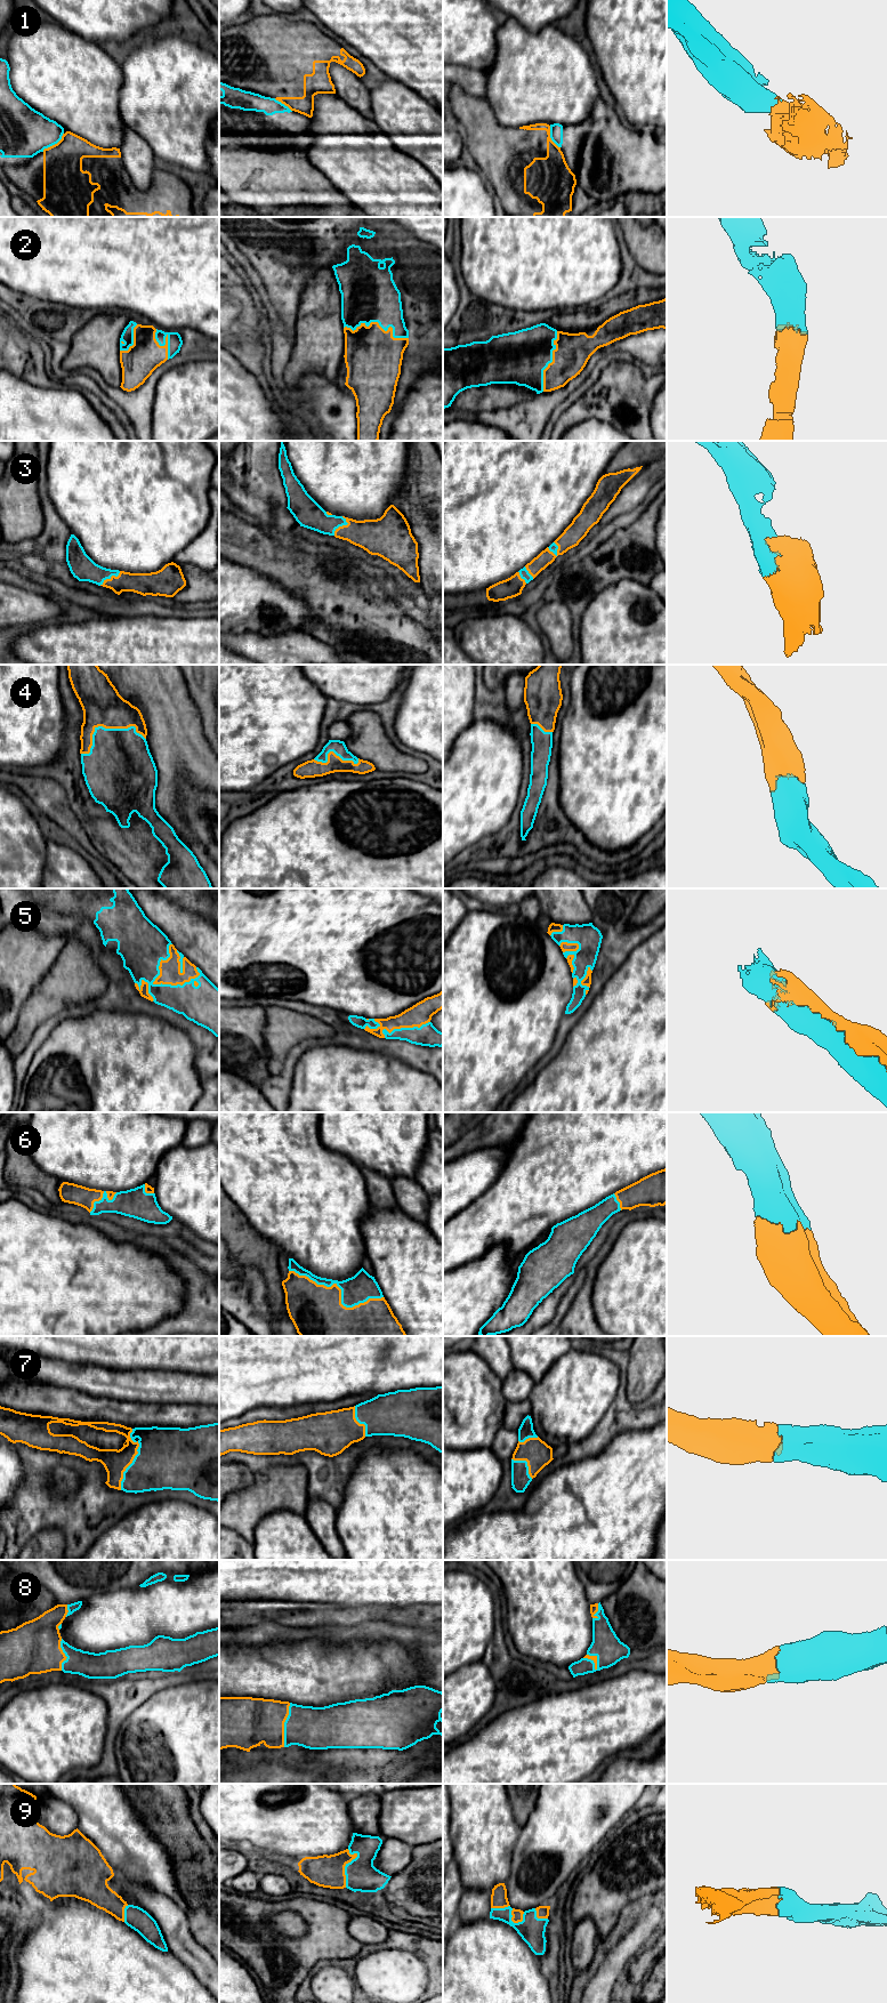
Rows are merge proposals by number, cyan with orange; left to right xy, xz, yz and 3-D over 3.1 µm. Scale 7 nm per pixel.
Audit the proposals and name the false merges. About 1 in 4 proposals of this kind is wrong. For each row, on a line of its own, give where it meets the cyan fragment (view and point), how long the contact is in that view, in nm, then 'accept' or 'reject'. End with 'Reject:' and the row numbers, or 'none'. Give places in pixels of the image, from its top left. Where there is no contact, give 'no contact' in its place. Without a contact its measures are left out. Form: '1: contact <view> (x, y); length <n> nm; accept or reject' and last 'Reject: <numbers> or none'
1: contact xy (54, 144); length 200 nm; reject
2: contact xz (379, 324); length 460 nm; accept
3: contact xz (341, 525); length 150 nm; accept
4: contact xy (104, 728); length 460 nm; accept
5: contact xy (156, 984); length 360 nm; accept
6: contact xz (341, 1292); length 700 nm; accept
7: contact xy (134, 1458); length 440 nm; accept
8: contact xz (284, 1724); length 320 nm; accept
9: contact xz (346, 1865); length 280 nm; accept
Reject: 1

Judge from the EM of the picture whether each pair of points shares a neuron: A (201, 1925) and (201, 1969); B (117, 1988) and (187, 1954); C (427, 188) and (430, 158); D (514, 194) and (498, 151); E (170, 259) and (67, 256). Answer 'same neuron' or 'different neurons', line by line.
A: different neurons
B: different neurons
C: different neurons
D: same neuron
E: same neuron

